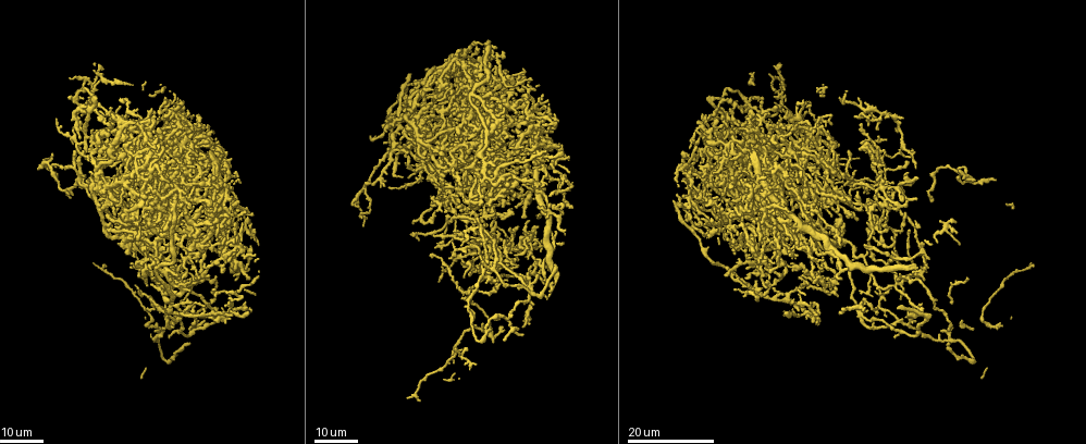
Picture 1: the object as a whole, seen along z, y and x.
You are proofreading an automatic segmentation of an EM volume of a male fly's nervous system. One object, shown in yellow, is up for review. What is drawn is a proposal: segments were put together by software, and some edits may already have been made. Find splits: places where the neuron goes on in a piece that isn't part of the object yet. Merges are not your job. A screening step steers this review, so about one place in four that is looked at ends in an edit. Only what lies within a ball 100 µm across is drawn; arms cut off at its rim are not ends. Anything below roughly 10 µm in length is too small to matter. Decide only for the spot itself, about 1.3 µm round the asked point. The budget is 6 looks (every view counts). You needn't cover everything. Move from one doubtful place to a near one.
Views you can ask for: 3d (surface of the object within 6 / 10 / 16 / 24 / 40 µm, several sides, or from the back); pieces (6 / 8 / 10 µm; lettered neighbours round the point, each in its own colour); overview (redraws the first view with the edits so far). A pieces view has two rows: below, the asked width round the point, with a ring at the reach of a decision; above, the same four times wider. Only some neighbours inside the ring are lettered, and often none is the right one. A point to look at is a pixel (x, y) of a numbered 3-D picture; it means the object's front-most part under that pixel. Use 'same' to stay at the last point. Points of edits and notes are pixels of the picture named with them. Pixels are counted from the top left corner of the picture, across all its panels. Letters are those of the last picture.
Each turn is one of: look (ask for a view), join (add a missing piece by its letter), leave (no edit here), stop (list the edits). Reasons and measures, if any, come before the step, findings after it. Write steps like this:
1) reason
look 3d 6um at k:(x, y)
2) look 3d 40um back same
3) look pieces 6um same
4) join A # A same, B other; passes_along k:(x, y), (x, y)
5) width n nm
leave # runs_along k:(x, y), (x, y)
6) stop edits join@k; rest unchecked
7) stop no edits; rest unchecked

branch stops here
look 3d 24um at 1:(201, 235)

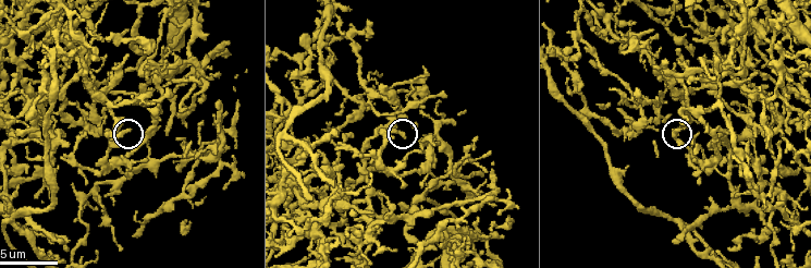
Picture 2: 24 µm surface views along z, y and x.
look pieces 8um at 2:(679, 129)

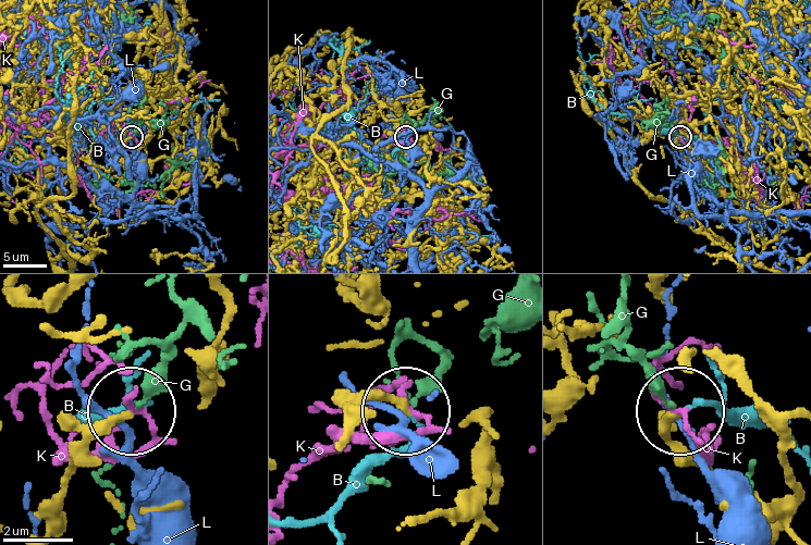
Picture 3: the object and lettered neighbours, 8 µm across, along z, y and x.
leave # B other, G other, K other, L other; no lettered piece goes on from it

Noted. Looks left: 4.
free end
look 3d 24um at 1:(814, 166)

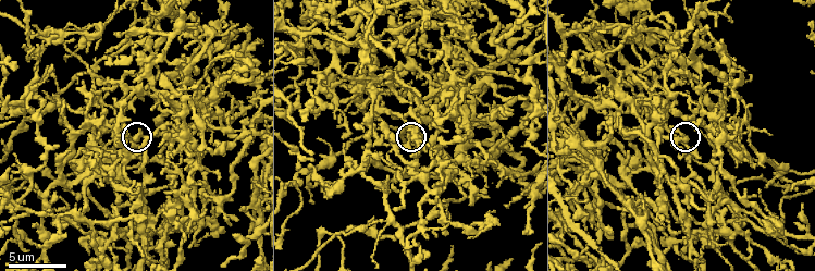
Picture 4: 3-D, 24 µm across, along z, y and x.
look 3d 6um at 4:(687, 140)

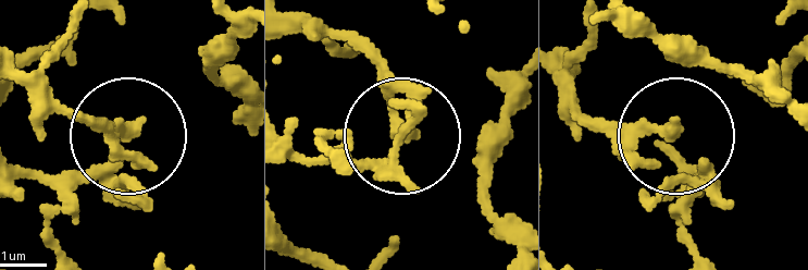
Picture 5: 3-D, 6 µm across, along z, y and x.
what lies round it
look pieces 6um at 5:(675, 126)

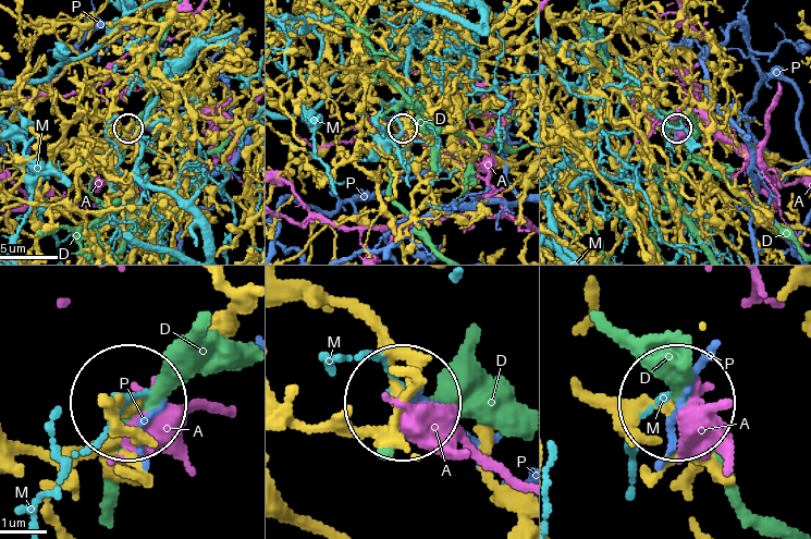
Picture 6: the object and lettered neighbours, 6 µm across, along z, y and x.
leave # A other, D other, M other, P other; none of them fits

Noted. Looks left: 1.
stop no edits; rest unchecked

